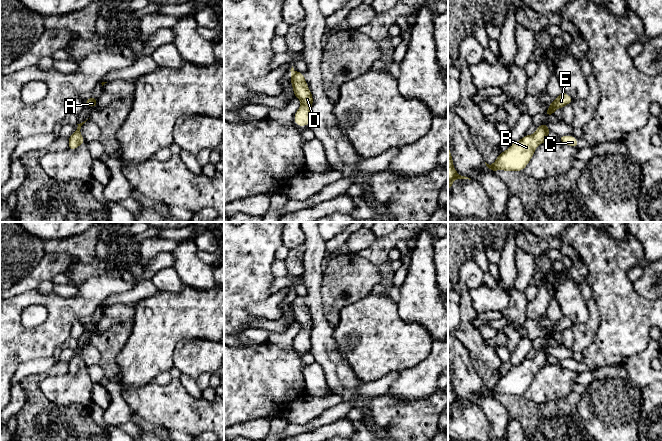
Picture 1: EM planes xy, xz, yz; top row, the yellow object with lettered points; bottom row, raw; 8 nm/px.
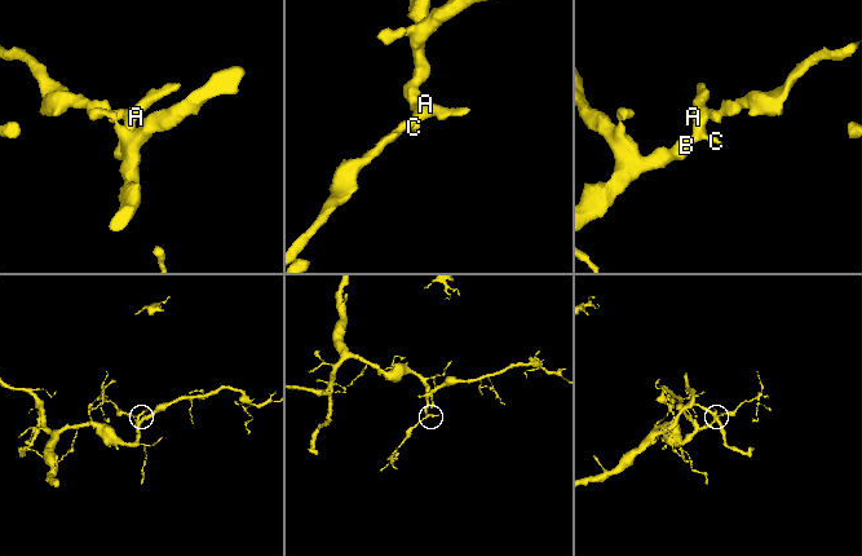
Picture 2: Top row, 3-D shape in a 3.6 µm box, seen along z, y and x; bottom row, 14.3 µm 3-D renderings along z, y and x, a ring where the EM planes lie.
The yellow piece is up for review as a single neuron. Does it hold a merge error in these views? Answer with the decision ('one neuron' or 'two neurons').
one neuron

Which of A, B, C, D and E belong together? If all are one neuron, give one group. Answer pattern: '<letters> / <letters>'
A B C D E

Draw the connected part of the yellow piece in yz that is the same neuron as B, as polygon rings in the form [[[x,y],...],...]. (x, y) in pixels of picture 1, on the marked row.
[[[548,125],[537,126],[534,134],[525,135],[518,142],[512,142],[506,151],[500,153],[492,165],[485,162],[486,166],[492,172],[496,170],[522,171],[529,163],[538,145],[549,140],[549,131]]]

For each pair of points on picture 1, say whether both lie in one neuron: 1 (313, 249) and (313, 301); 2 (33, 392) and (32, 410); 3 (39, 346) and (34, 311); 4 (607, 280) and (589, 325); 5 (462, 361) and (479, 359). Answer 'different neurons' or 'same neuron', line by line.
1: same neuron
2: same neuron
3: different neurons
4: different neurons
5: different neurons

